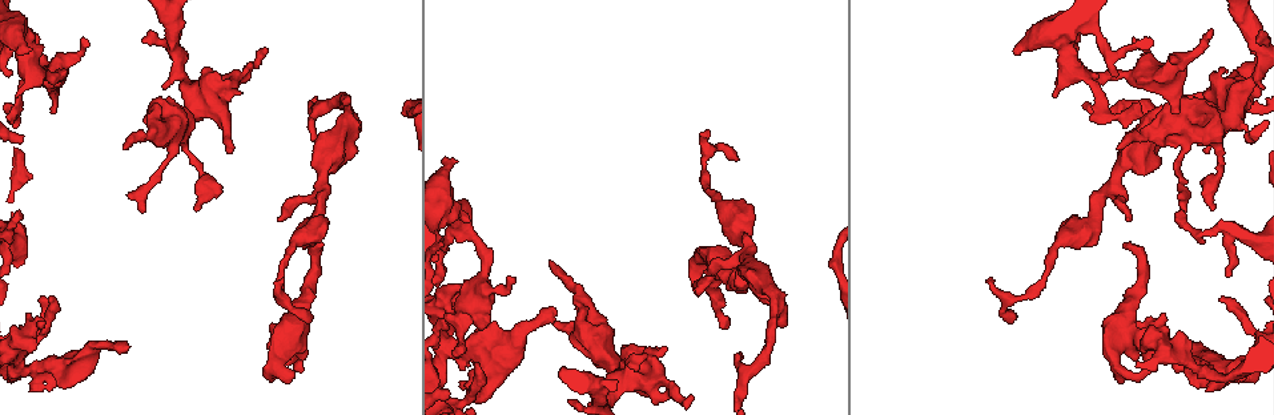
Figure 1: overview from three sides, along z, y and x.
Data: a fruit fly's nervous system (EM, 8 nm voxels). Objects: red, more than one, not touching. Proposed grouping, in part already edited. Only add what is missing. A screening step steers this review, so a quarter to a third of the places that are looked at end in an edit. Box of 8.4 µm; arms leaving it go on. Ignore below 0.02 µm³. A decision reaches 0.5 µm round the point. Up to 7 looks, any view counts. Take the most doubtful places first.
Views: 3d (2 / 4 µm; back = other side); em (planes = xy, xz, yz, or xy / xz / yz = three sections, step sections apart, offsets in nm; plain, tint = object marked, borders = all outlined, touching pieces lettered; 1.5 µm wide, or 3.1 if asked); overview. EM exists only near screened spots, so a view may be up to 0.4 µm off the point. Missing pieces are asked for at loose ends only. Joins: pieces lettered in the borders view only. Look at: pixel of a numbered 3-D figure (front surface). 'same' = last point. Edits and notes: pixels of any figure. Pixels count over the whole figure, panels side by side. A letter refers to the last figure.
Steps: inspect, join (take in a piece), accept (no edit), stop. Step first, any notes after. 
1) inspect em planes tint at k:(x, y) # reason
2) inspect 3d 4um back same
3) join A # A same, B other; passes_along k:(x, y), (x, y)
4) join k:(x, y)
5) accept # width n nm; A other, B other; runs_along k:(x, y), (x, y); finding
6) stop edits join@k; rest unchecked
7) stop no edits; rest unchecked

inspect 3d 2um at 1:(269, 331) # branch stops here

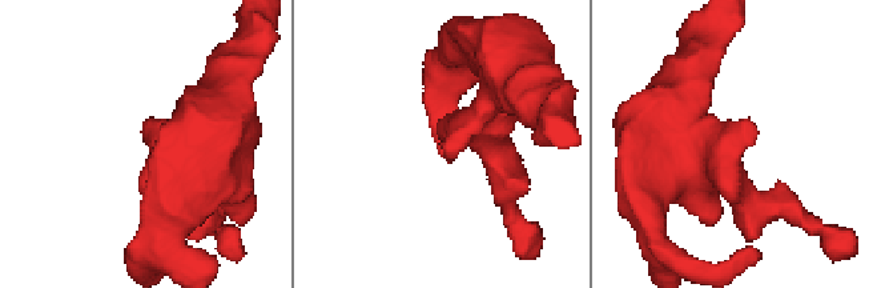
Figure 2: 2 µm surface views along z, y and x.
inspect em planes borders at 2:(752, 145)

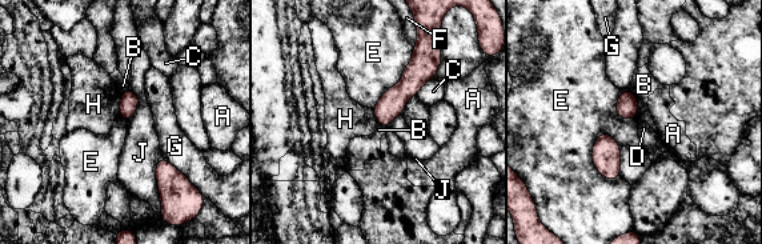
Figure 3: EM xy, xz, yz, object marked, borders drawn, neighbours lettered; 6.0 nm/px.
accept # A other, B other, C other, D other, E other, F other, G other, H other, J other; border 3:(601, 132), (592, 163), (616, 180); no lettered piece goes on from it

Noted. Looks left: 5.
inspect em xy step 8 borders at 1:(740, 353) # free end

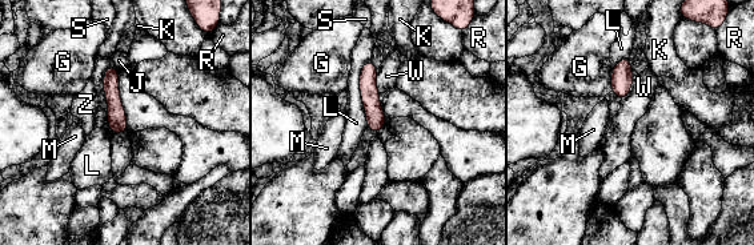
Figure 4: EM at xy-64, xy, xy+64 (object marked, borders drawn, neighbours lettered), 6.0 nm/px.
accept # longest_contact L 400 nm; G other, J other, K other, L other, M other, R other, S other, W other, Z other; border 4:(103, 76), (108, 116); no lettered piece goes on from it

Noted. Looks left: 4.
inspect em xy step 8 tint at 1:(1015, 47) # an open end

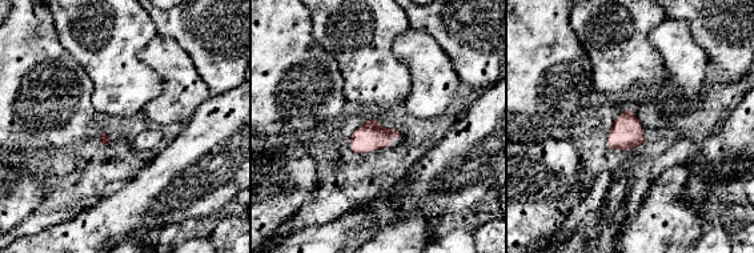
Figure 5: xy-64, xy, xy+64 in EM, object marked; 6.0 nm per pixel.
inspect em planes borders same

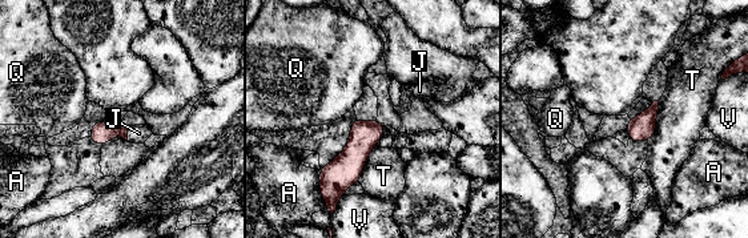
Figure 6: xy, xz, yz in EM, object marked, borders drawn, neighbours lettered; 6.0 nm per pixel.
join J # A other, J same, Q other, T other, V other; passes_along 6:(101, 133), (127, 134), (139, 133); the neuron continues

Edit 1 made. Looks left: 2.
stop edits join@6; rest unchecked

